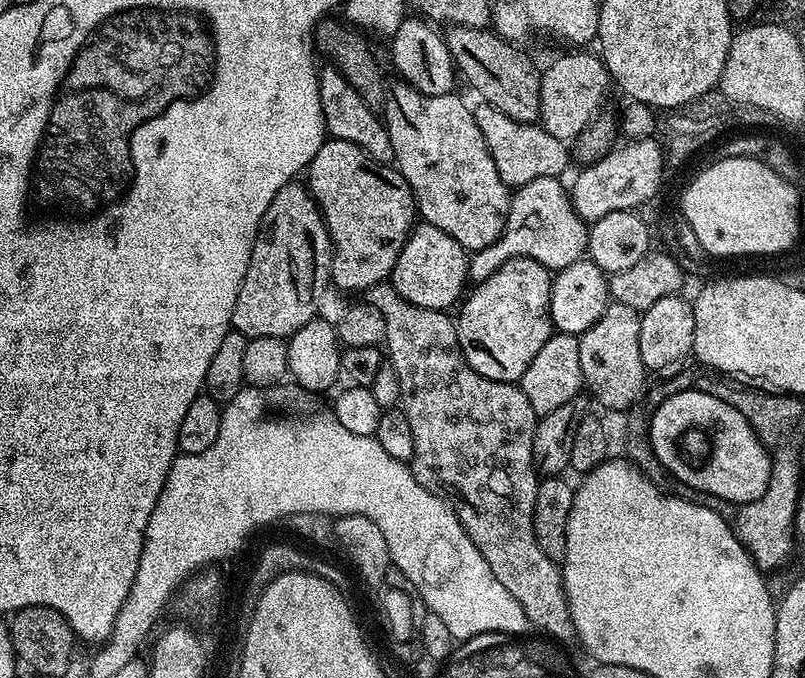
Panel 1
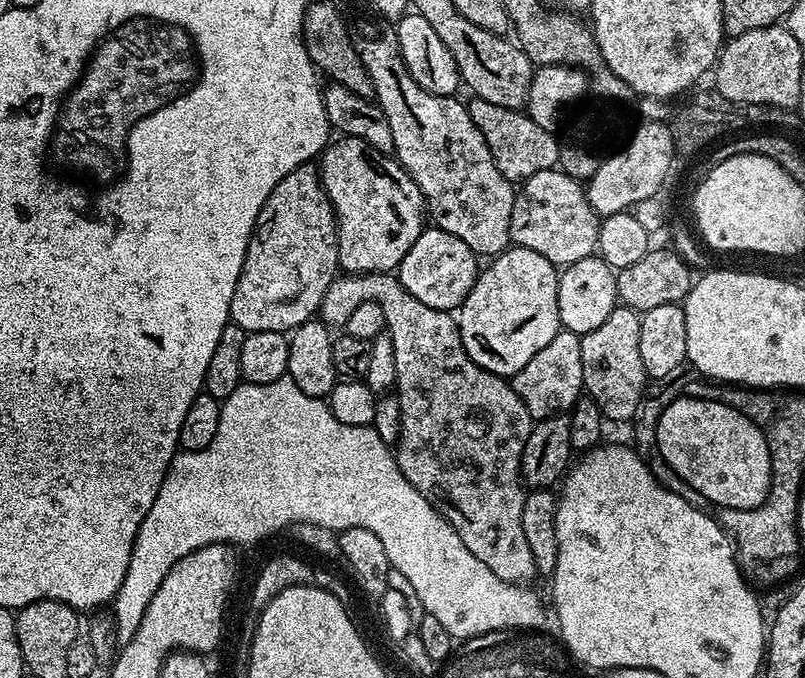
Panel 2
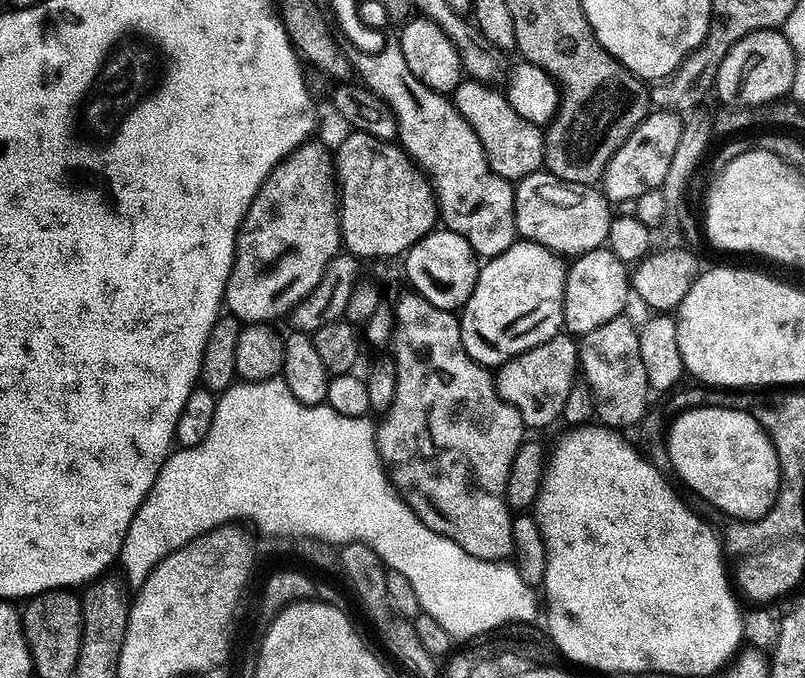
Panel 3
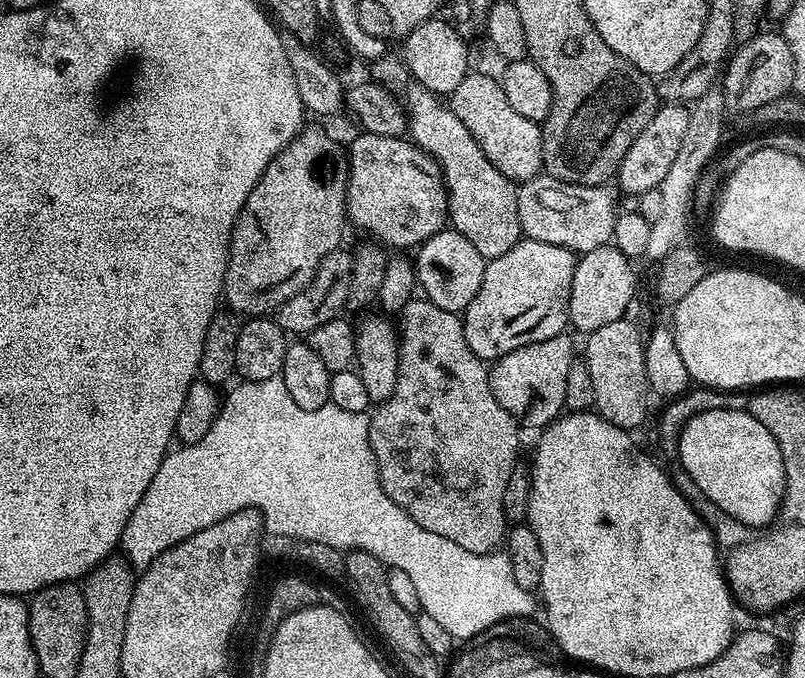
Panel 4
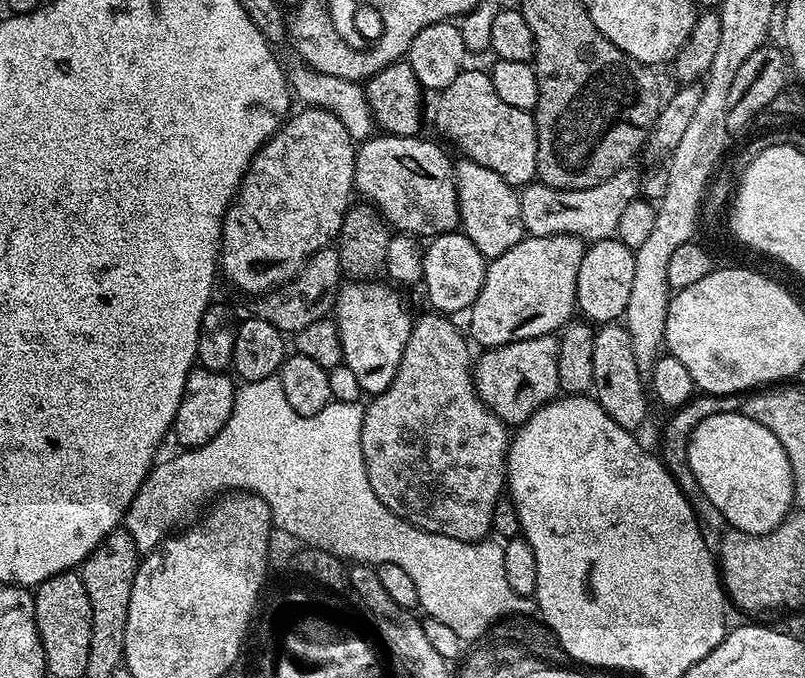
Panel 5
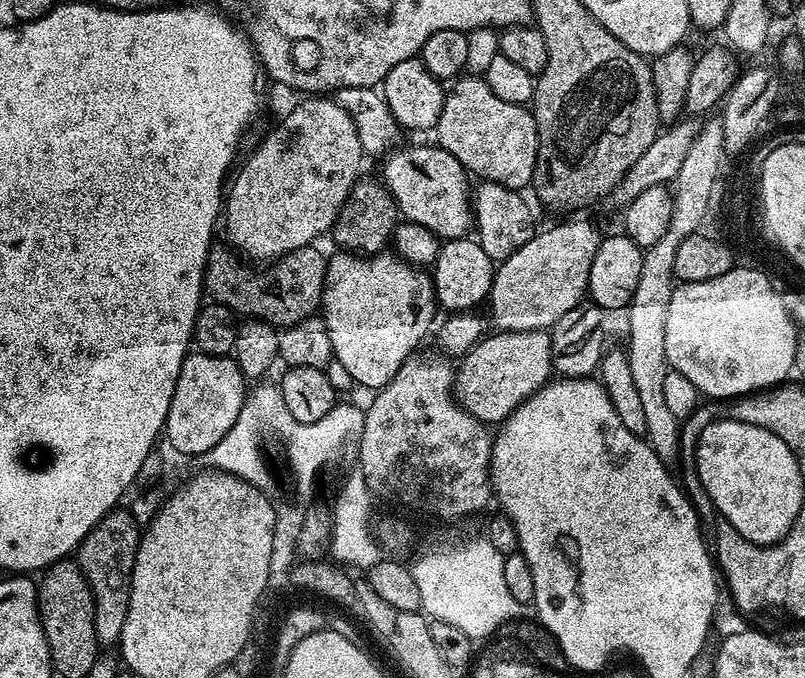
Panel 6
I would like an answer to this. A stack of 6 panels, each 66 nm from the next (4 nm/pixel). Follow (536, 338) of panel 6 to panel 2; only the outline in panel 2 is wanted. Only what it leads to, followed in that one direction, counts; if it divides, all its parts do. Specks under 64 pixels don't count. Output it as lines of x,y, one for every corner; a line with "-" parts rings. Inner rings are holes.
559,331
518,374
511,377
512,388
526,402
526,410
530,410
533,421
544,420
571,409
572,405
580,399
584,392
584,379
582,378
582,346
577,332

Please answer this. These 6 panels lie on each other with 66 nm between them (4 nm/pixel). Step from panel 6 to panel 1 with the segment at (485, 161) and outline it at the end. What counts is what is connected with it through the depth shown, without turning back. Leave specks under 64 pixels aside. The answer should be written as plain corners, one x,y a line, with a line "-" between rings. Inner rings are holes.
483,102
477,105
474,111
478,130
482,130
482,138
486,138
490,158
494,158
494,166
498,166
498,174
509,189
518,189
536,178
564,176
563,172
568,168
568,156
570,160
570,148
565,141
554,138
554,134
540,127
539,123
514,122
514,118
506,118
506,114
502,114
502,110
494,106

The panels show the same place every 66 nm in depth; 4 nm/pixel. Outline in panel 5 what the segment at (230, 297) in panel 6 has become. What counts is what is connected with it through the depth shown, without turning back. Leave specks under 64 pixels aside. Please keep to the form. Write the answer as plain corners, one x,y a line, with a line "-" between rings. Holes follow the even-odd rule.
329,246
312,255
312,259
300,269
300,273
283,288
273,290
255,301
259,319
270,322
279,332
295,334
306,330
310,322
325,319
336,307
336,295
342,283
342,265
339,251

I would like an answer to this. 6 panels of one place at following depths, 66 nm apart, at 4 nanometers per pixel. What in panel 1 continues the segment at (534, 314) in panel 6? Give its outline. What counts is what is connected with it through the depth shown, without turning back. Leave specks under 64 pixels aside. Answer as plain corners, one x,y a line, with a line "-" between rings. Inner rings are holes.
514,257
467,293
459,305
456,333
466,362
482,378
511,384
526,374
534,354
554,334
550,314
553,279
553,273
538,261

